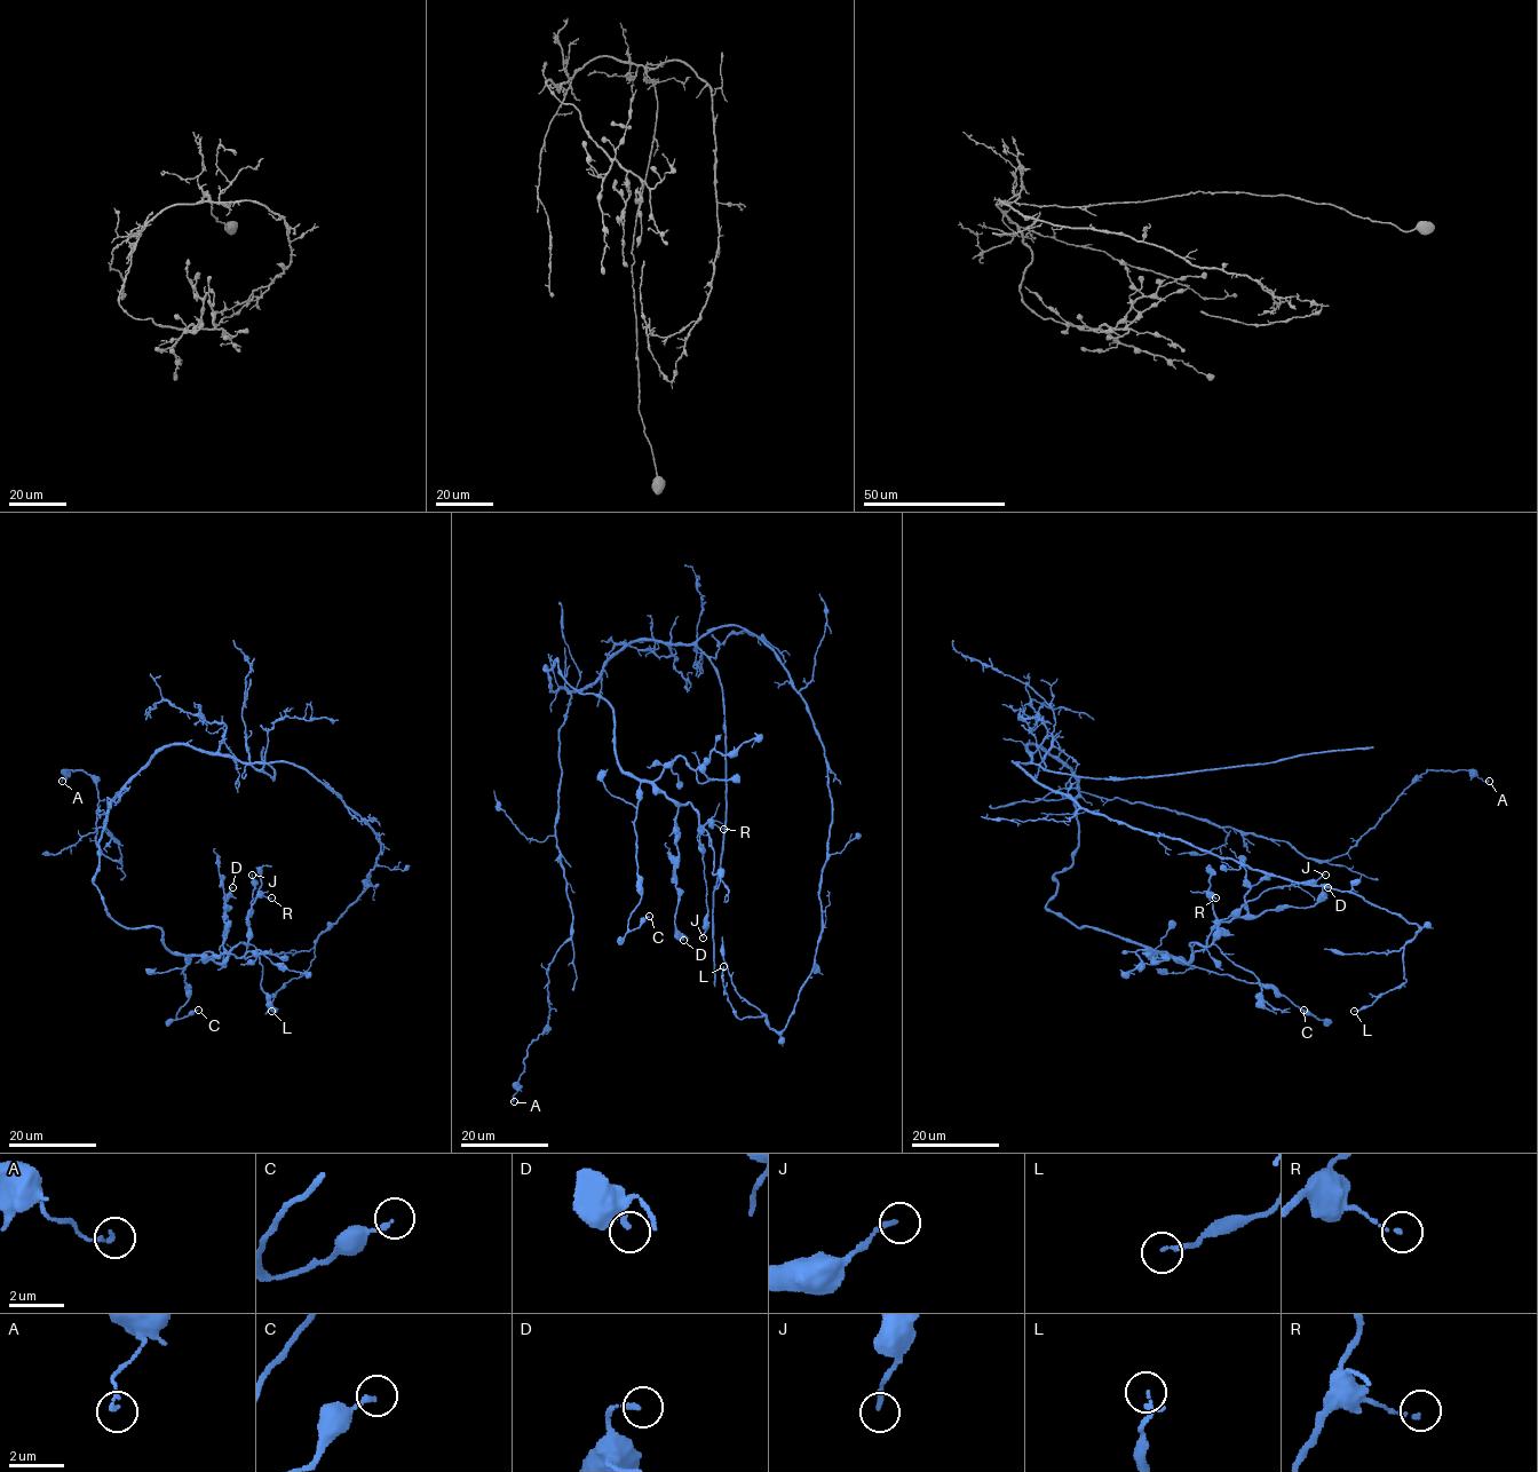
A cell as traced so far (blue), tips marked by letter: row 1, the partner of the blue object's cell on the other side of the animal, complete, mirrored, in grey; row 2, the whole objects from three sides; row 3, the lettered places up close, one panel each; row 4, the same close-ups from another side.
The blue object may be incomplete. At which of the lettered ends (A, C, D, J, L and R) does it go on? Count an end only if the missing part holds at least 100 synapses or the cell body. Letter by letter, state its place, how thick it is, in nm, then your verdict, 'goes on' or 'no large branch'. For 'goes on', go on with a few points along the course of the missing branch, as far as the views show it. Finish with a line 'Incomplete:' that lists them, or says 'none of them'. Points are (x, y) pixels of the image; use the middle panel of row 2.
A: (514, 1101) | 140 nm | no large branch
C: (649, 916) | 160 nm | no large branch
D: (683, 940) | 180 nm | no large branch
J: (703, 938) | 160 nm | no large branch
L: (723, 966) | 160 nm | no large branch
R: (723, 829) | 110 nm | no large branch
Incomplete: none of them

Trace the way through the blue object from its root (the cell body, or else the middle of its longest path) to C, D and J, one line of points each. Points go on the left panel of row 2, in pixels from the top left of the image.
C: (229, 754), (164, 745), (110, 802), (98, 844), (105, 911), (158, 927), (188, 957), (176, 1017), (198, 1010)
D: (229, 754), (164, 745), (110, 802), (94, 884), (121, 926), (158, 927), (173, 952), (221, 963), (232, 887)
J: (229, 754), (164, 745), (110, 802), (94, 884), (121, 926), (221, 963), (247, 946), (252, 875)

